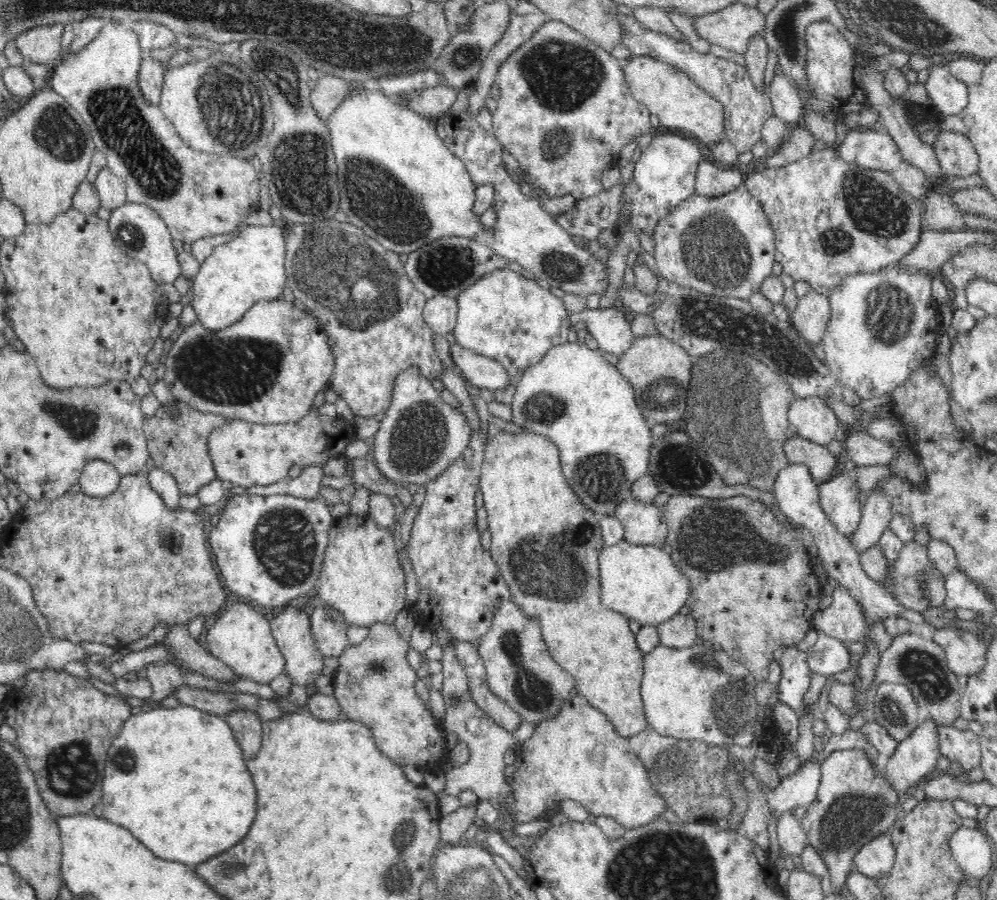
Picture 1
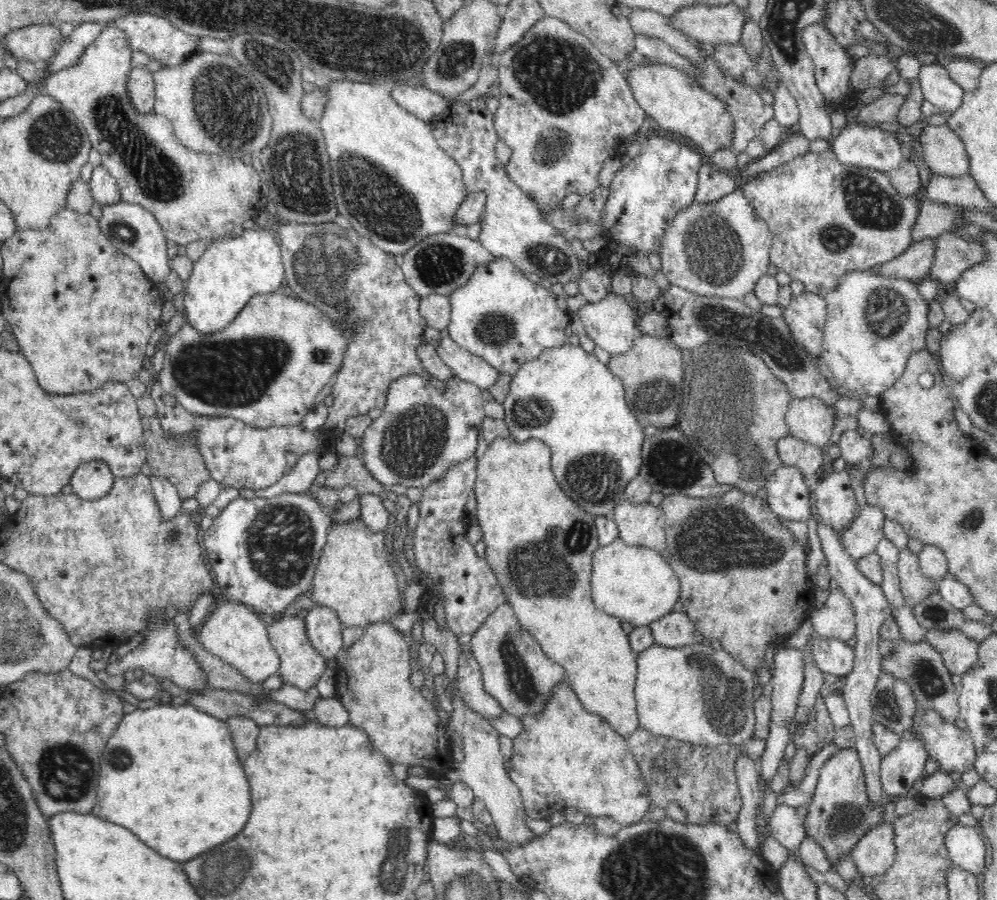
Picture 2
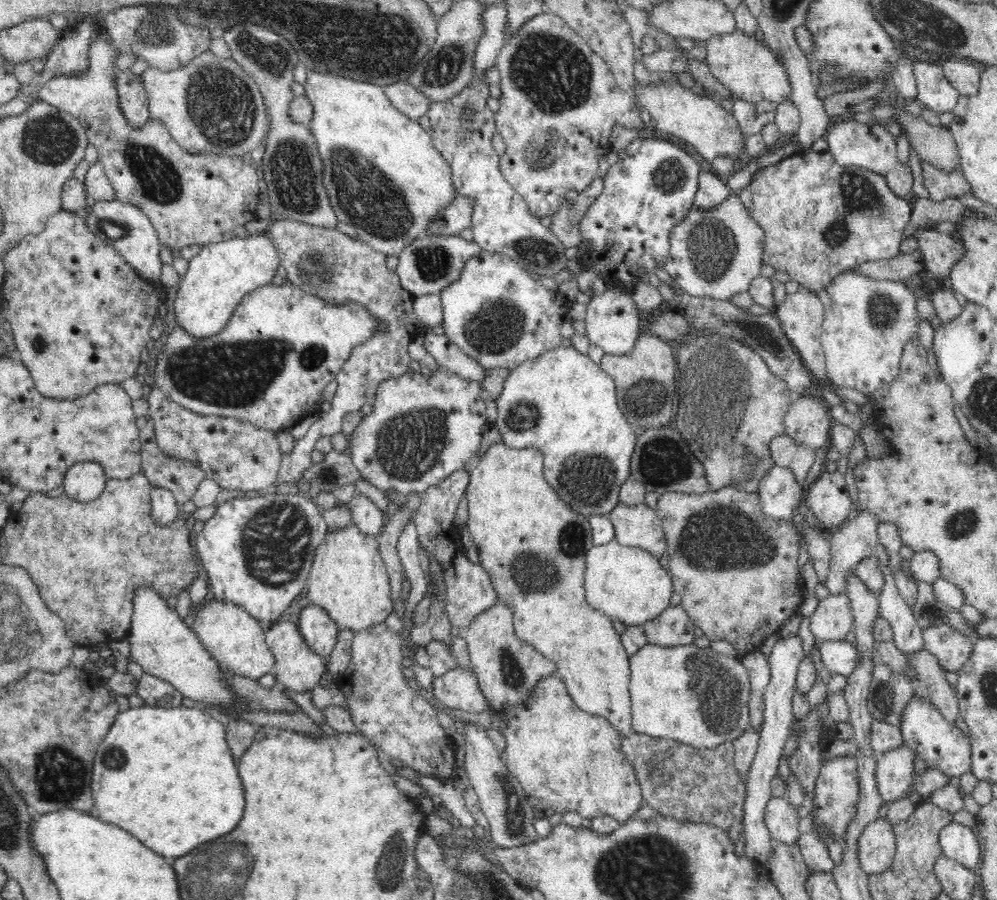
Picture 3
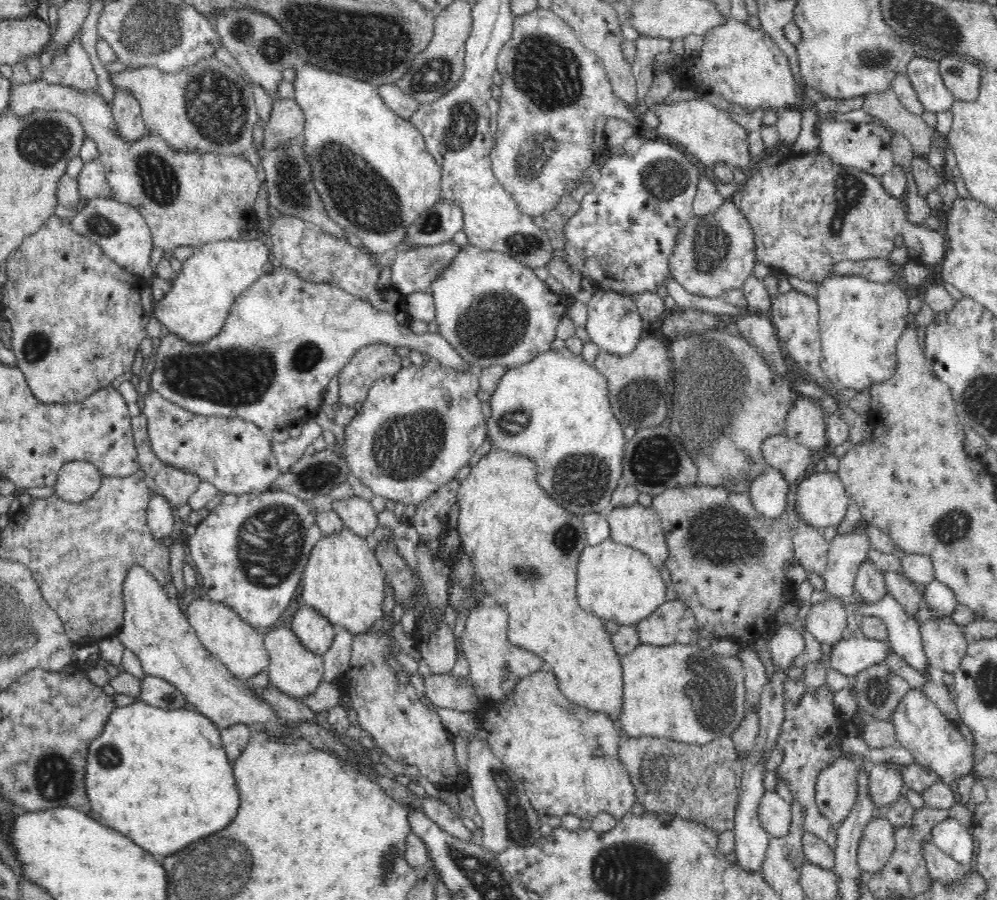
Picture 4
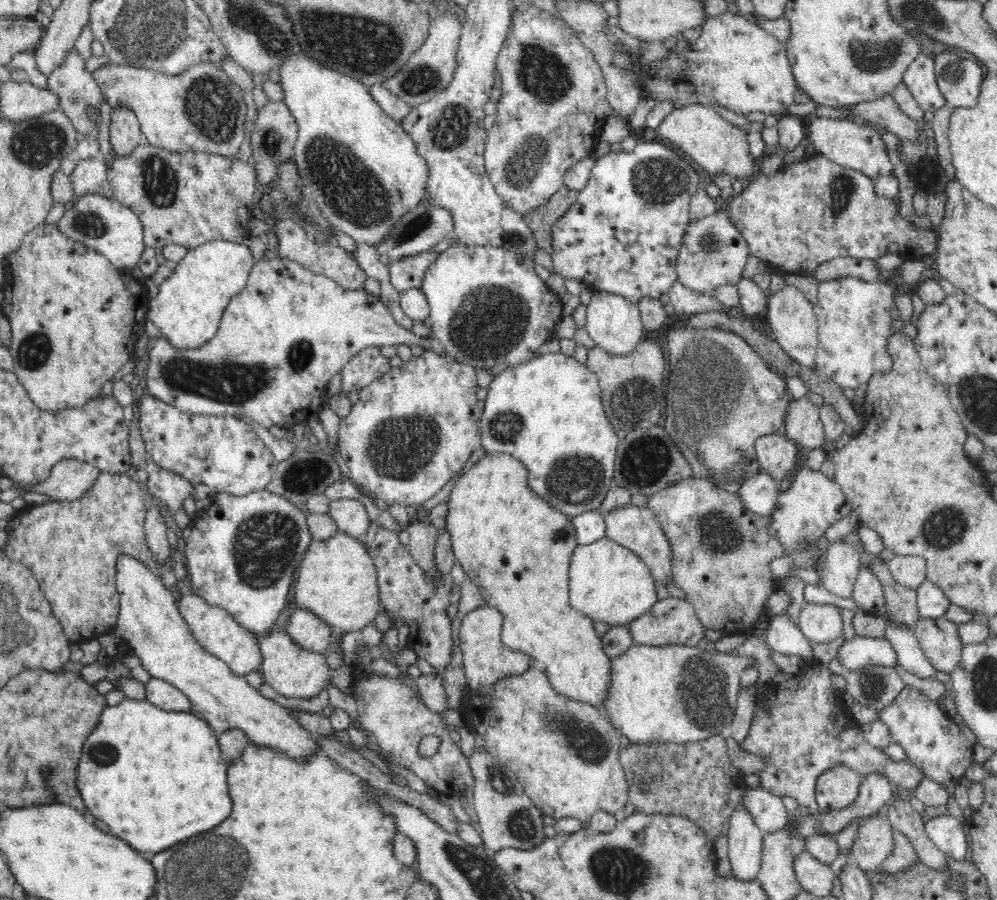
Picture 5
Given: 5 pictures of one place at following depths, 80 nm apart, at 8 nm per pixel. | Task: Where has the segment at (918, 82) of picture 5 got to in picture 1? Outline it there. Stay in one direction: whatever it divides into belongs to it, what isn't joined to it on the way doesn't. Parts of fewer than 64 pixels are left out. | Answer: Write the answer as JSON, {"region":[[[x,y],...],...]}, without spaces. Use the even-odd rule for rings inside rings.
{"region":[[[931,66],[925,88],[937,114],[948,117],[960,113],[968,105],[968,87],[958,80],[948,66]]]}

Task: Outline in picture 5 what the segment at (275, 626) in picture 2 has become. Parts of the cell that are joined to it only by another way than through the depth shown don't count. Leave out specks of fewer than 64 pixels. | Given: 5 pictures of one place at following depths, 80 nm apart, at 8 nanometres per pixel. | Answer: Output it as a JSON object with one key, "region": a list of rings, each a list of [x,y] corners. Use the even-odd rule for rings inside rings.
{"region":[[[277,630],[266,633],[259,639],[260,653],[262,653],[262,666],[260,672],[264,677],[266,690],[274,690],[288,698],[312,698],[329,682],[334,684],[343,693],[350,695],[354,682],[354,671],[352,667],[343,665],[338,670],[331,670],[320,653],[306,650],[294,643],[292,637],[286,631]]]}

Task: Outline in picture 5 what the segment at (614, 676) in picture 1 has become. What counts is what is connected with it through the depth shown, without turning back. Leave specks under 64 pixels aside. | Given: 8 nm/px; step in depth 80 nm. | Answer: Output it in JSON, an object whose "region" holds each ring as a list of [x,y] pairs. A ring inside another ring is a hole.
{"region":[[[506,453],[485,454],[484,457],[472,466],[468,472],[465,472],[462,478],[456,482],[456,486],[450,491],[450,500],[448,504],[448,514],[446,516],[446,526],[448,526],[448,536],[452,541],[452,554],[456,560],[462,564],[462,568],[472,582],[476,582],[480,586],[480,594],[486,604],[498,608],[502,615],[502,628],[500,630],[500,642],[504,647],[508,647],[513,651],[524,653],[528,658],[532,659],[535,665],[544,670],[548,675],[550,684],[558,692],[564,696],[576,701],[583,701],[601,708],[604,704],[605,693],[608,692],[608,670],[610,669],[611,659],[604,653],[602,649],[602,637],[598,637],[593,629],[590,628],[590,620],[586,618],[580,611],[572,608],[568,602],[569,589],[569,560],[572,558],[574,548],[578,546],[578,535],[576,535],[576,527],[574,527],[573,518],[568,517],[560,511],[556,511],[553,507],[546,503],[546,500],[540,498],[528,485],[528,470],[524,464],[520,463],[514,456]]]}

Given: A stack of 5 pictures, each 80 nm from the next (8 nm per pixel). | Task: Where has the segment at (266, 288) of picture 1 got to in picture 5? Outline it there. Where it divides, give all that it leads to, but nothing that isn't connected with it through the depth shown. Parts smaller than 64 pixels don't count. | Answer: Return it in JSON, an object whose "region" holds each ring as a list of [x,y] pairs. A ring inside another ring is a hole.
{"region":[[[224,240],[209,241],[198,248],[188,250],[176,265],[173,274],[159,285],[158,296],[154,300],[149,299],[146,318],[152,320],[159,331],[164,334],[164,338],[172,343],[172,347],[178,349],[198,348],[216,334],[220,318],[224,314],[224,308],[248,282],[248,272],[252,270],[254,262],[256,259],[248,246]]]}

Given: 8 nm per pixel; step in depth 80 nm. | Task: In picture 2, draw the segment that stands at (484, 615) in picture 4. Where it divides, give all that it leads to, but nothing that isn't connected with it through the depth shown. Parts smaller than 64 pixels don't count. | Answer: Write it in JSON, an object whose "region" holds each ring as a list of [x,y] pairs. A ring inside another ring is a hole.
{"region":[[[508,602],[484,618],[473,632],[470,650],[484,683],[485,691],[500,703],[501,710],[516,716],[536,713],[545,704],[549,690],[558,681],[566,681],[564,668],[544,654],[540,643],[521,630],[512,605]]]}

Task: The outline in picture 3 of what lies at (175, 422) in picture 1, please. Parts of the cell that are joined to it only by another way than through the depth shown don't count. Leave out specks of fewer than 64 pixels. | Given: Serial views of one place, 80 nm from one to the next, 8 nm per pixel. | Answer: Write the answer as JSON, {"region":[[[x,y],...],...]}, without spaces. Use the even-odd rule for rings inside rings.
{"region":[[[149,415],[136,418],[141,441],[142,469],[154,488],[168,488],[176,503],[188,502],[205,480],[205,473],[196,463],[174,460],[158,448],[154,440],[153,422]]]}

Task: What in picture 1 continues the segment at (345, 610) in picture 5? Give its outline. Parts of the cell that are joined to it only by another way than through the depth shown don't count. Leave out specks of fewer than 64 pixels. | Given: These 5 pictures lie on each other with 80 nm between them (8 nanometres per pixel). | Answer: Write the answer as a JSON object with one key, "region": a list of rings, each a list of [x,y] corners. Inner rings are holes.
{"region":[[[349,514],[337,518],[329,532],[329,543],[320,570],[317,587],[313,591],[315,597],[320,598],[327,606],[334,607],[344,616],[348,625],[371,627],[374,623],[394,625],[396,616],[406,606],[406,574],[396,550],[396,542],[389,527],[378,525],[368,514],[357,516]]]}

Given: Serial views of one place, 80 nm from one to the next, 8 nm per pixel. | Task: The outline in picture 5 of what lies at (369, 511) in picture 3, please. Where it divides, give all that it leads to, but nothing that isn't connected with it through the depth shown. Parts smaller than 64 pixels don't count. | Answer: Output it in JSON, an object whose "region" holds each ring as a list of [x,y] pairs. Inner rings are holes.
{"region":[[[356,499],[333,500],[328,511],[338,530],[358,538],[368,530],[371,518],[365,504]]]}

